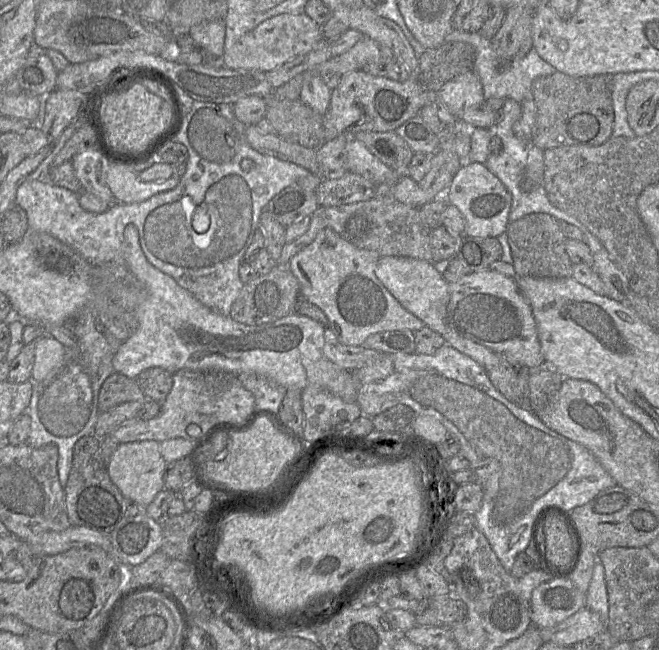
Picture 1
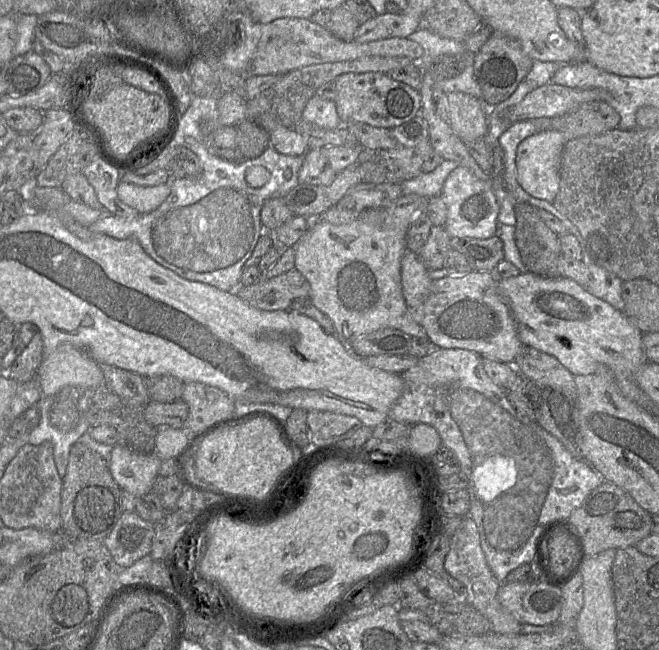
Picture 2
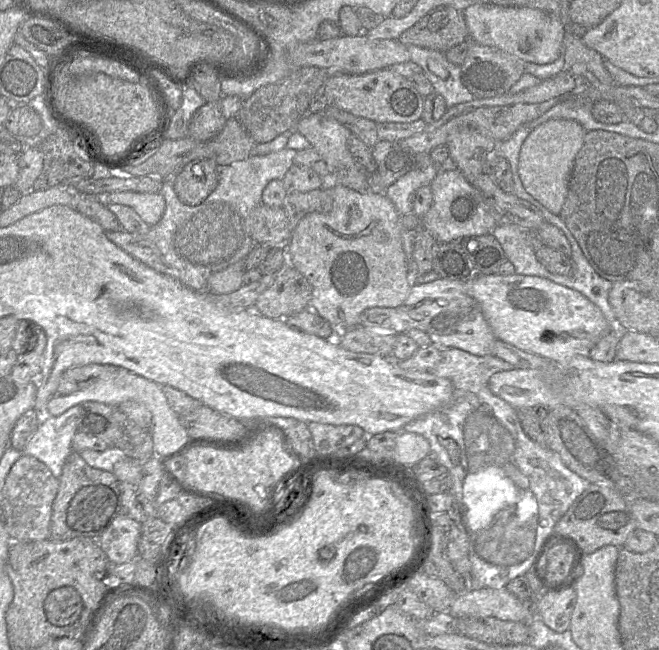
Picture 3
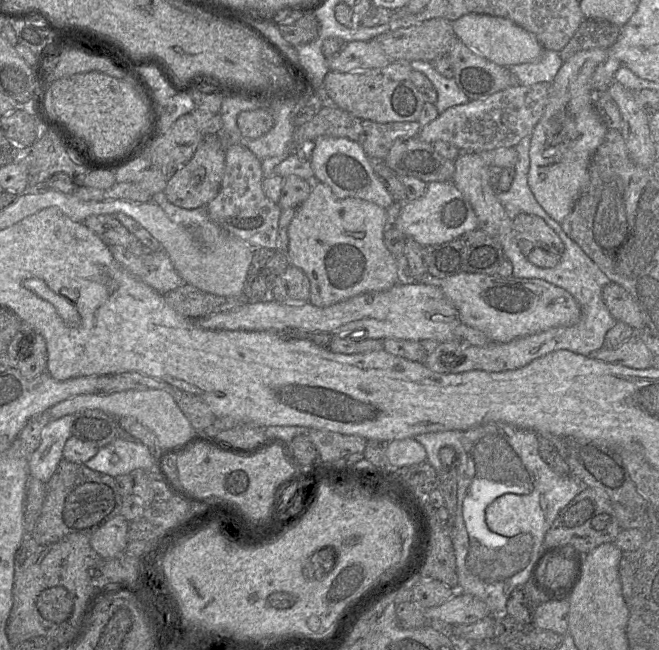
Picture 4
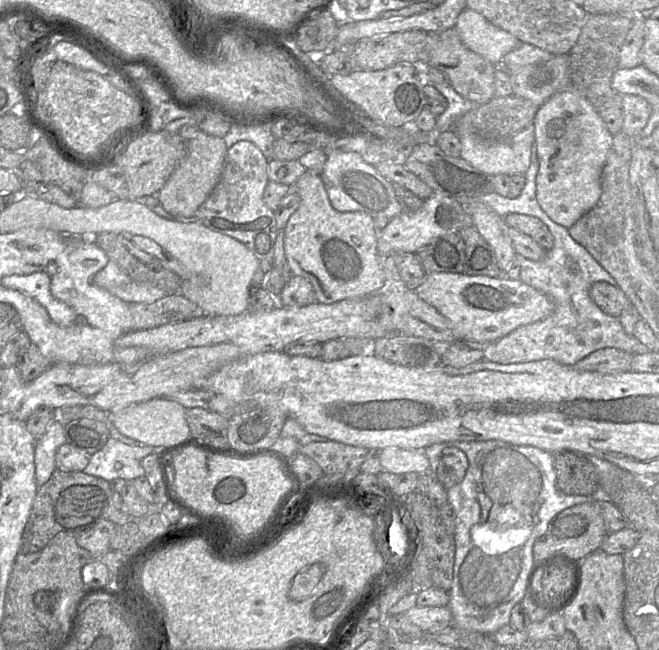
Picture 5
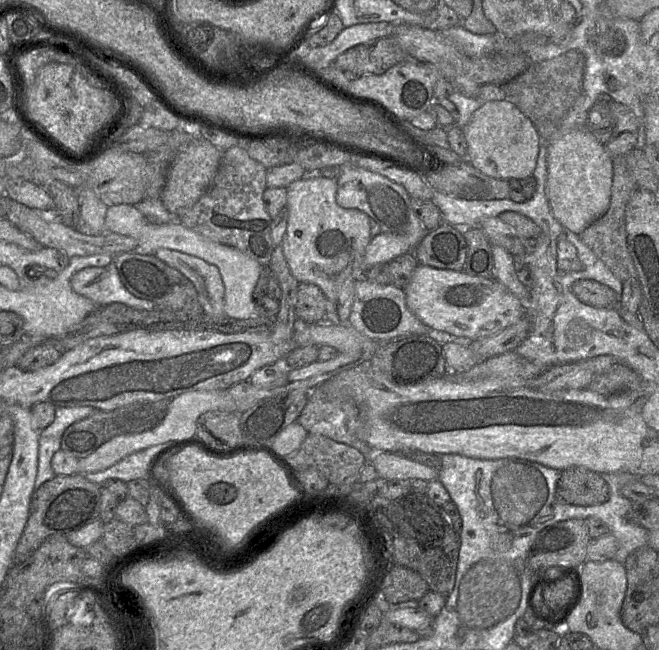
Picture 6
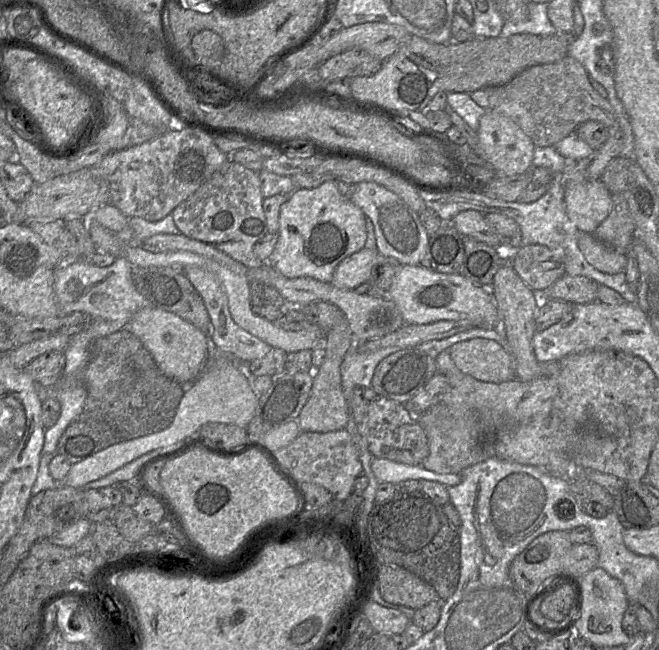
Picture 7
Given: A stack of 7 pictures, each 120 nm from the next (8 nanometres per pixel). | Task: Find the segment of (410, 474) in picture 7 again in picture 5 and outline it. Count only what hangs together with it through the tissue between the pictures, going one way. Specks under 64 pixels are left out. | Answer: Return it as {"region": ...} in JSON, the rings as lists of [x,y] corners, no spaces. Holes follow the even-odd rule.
{"region":[[[389,446],[381,452],[381,465],[385,471],[402,474],[430,472],[430,463],[424,448],[403,449]]]}

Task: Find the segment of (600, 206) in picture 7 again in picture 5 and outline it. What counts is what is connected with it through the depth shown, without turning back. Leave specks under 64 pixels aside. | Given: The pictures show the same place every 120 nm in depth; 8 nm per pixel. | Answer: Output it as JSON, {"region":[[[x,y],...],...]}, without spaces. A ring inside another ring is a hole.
{"region":[[[572,83],[538,107],[533,128],[539,161],[537,201],[553,222],[569,229],[600,198],[601,173],[612,146],[612,135],[592,104]]]}

